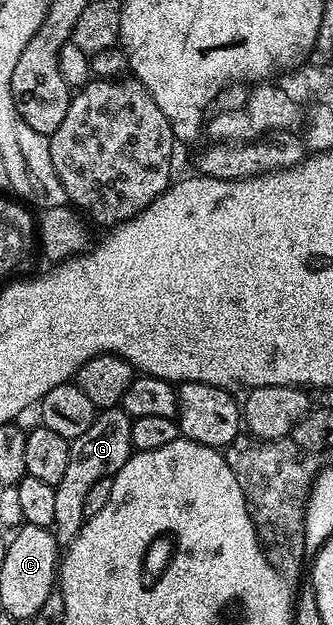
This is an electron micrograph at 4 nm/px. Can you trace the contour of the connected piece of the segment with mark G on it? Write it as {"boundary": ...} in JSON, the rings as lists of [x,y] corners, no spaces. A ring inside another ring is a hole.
{"boundary":[[[122,406],[108,407],[95,416],[93,425],[81,433],[81,437],[70,440],[69,466],[55,487],[57,501],[53,504],[53,528],[59,545],[69,545],[79,536],[85,522],[85,496],[97,481],[109,479],[119,472],[133,454],[131,445],[132,418]]]}

